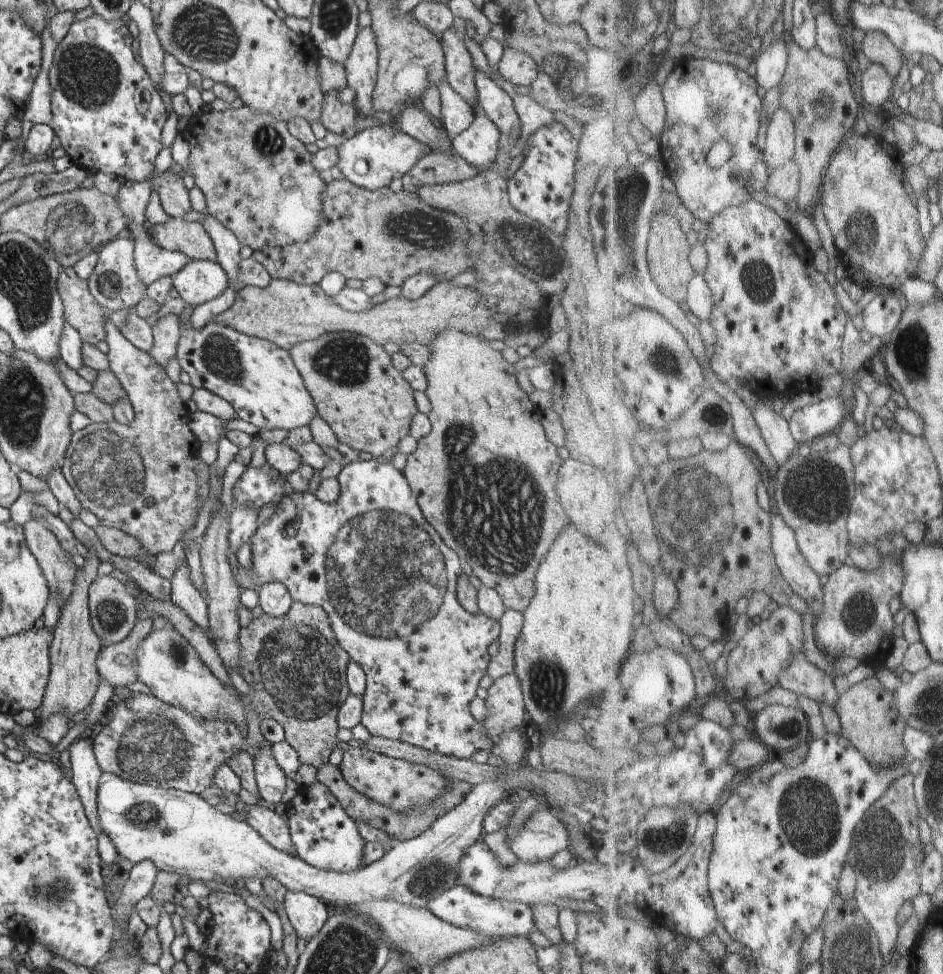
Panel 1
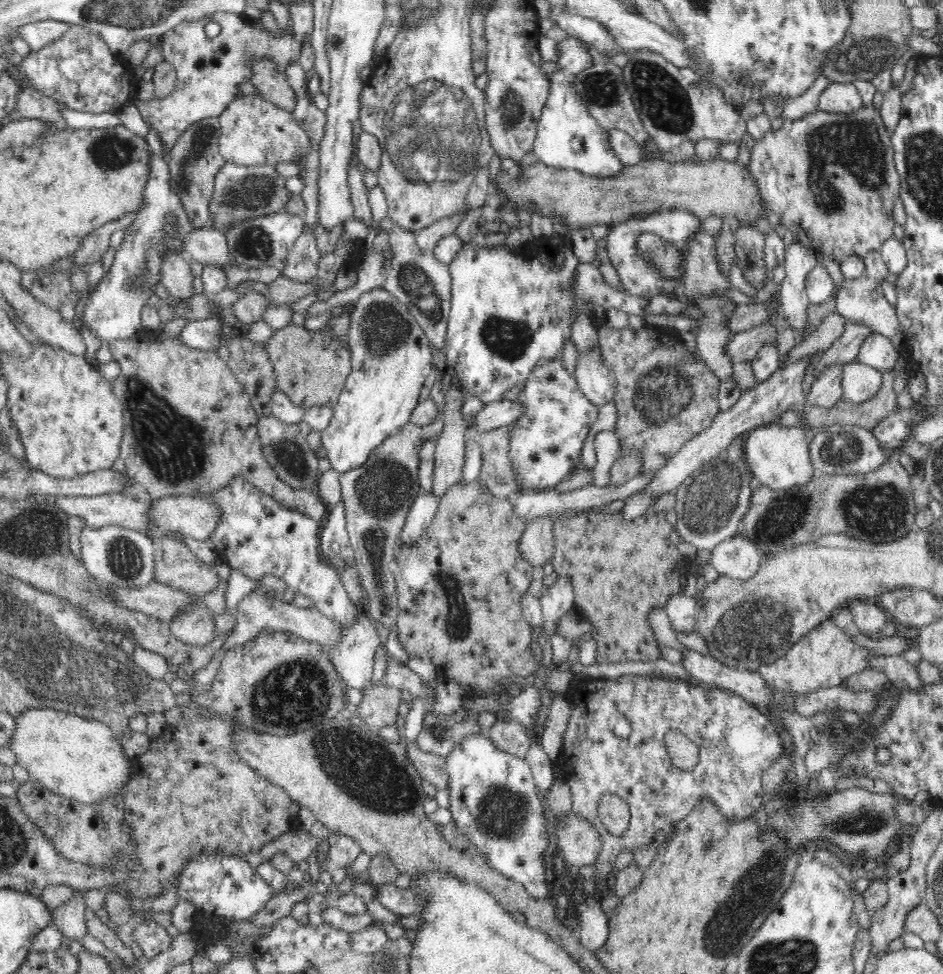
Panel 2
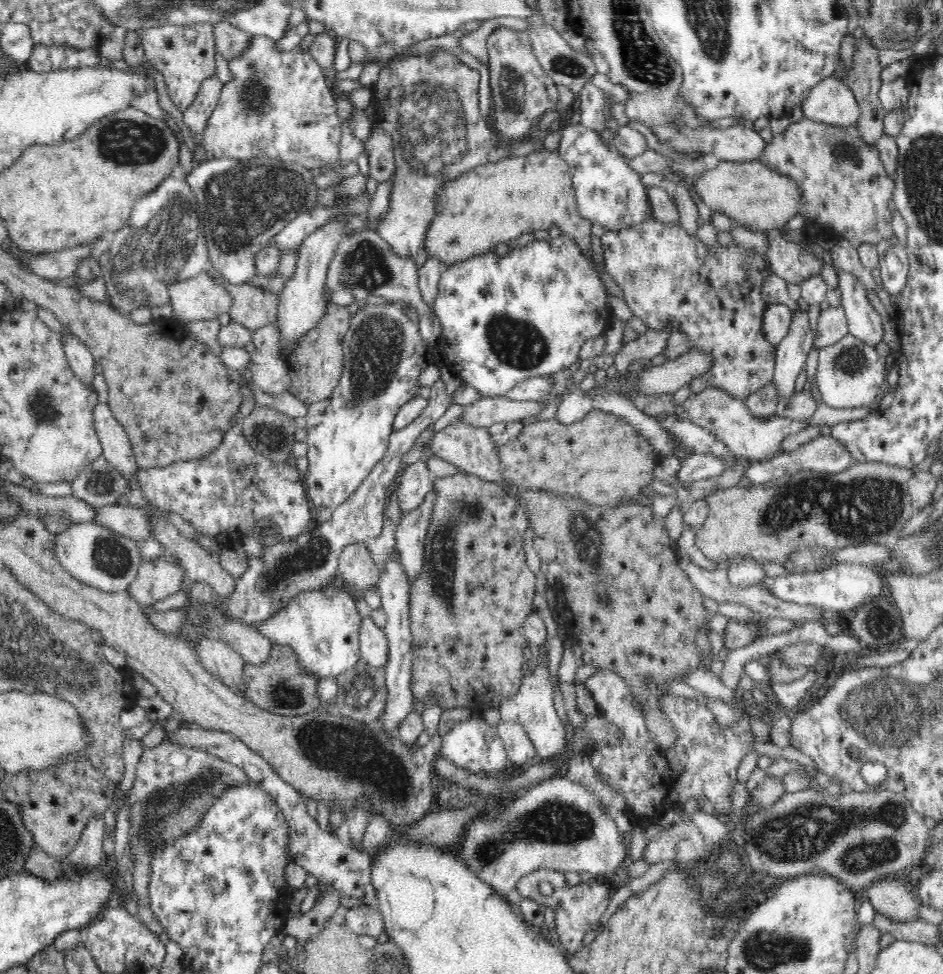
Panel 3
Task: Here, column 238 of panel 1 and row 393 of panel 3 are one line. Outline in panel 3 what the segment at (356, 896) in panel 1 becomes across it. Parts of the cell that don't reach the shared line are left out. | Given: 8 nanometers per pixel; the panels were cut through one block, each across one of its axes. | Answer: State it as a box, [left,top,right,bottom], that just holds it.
[815,334,886,409]

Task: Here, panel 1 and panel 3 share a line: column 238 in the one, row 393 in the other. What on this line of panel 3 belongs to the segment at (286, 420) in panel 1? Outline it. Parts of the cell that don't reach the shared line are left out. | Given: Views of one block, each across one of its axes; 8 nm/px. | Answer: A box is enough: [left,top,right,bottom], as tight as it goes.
[304,300,433,520]

